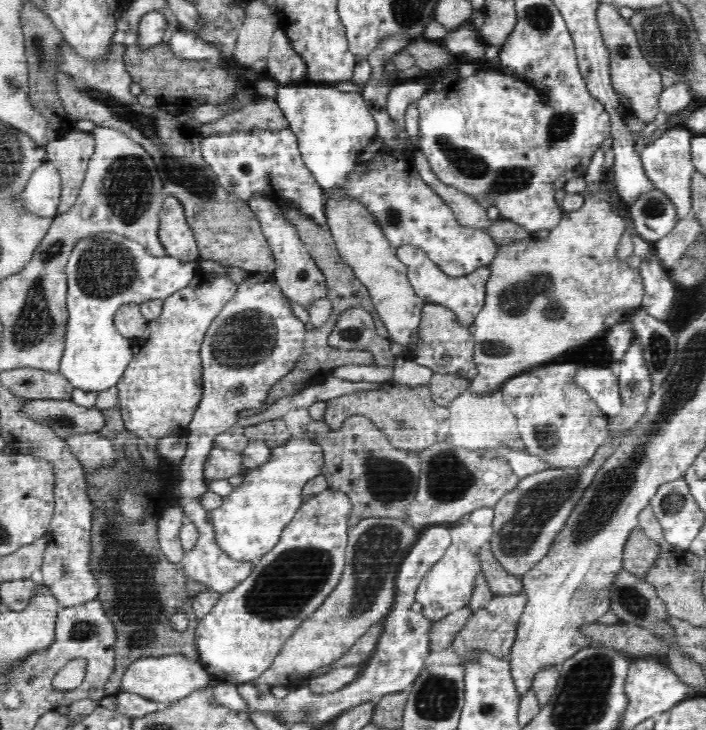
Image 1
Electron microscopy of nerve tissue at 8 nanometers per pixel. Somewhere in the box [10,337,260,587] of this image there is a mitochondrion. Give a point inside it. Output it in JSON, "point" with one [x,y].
{"point":[64,421]}

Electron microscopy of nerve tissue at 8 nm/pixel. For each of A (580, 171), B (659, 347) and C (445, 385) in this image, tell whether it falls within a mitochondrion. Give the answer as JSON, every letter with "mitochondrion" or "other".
{"A":"other","B":"mitochondrion","C":"other"}

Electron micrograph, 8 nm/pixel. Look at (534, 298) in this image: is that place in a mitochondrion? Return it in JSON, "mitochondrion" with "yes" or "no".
{"mitochondrion":"yes"}

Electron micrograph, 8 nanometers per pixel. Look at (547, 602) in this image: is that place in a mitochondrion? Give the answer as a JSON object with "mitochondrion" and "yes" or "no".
{"mitochondrion":"no"}

